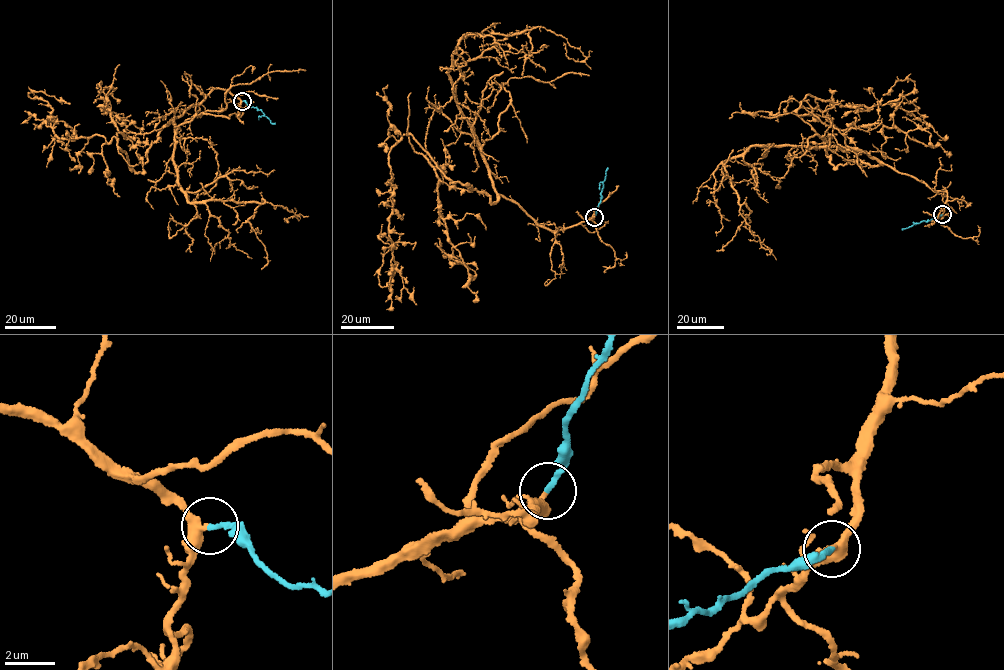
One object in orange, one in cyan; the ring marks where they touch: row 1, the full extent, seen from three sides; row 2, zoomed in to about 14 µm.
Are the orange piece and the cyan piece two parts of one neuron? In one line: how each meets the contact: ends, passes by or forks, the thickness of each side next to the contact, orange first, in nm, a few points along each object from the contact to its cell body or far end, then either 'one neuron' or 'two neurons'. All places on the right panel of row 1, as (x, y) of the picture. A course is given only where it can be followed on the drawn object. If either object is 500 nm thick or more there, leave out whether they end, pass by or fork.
orange passes by; cyan ends there; 360 nm thick on the orange side, 200 nm on the other; orange runs (941, 214), (945, 190), (882, 162), (835, 168), (797, 112), (808, 94), (868, 107), (914, 82), (883, 95); cyan runs (941, 214), (902, 229); one neuron

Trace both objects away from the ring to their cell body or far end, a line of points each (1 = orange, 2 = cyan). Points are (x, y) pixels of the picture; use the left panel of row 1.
1: (242, 101), (210, 90), (160, 129), (140, 172), (114, 137), (59, 138), (52, 108), (28, 94), (70, 104)
2: (242, 101), (261, 110), (272, 123), (275, 123)

